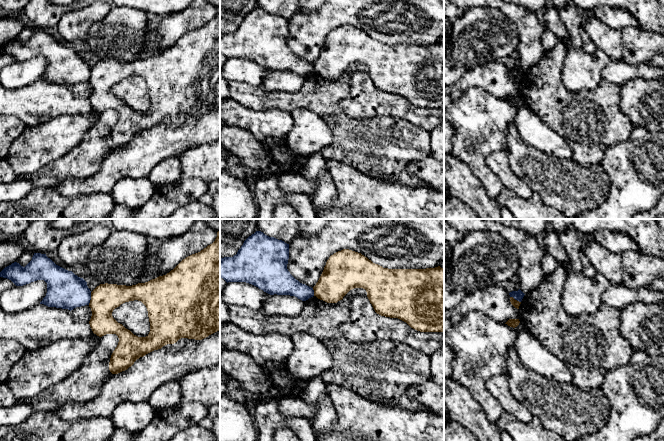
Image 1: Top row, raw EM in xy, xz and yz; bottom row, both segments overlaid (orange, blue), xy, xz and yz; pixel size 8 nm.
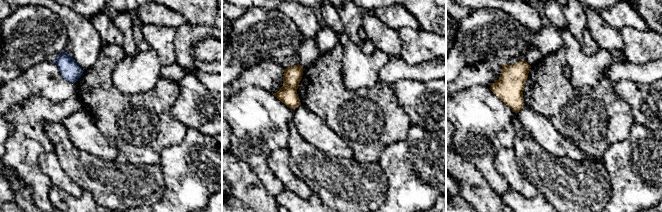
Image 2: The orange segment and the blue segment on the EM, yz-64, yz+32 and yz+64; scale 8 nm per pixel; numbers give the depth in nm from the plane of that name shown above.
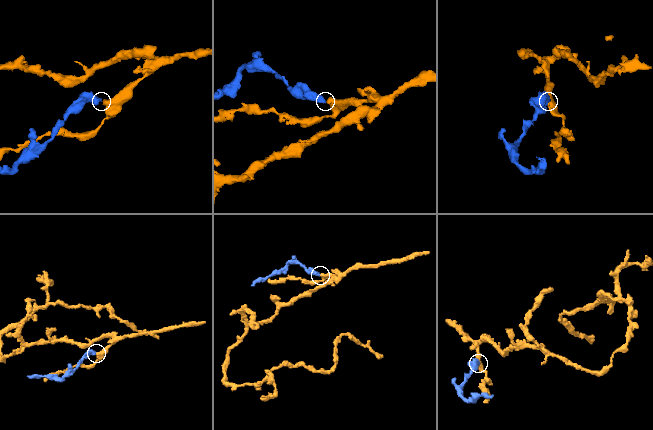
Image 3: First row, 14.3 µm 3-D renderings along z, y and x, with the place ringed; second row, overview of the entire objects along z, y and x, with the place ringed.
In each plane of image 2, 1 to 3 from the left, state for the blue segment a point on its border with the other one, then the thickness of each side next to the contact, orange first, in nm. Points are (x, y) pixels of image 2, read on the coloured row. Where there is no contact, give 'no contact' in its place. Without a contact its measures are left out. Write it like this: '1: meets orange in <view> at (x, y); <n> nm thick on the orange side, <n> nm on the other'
1: no contact
2: no contact
3: no contact

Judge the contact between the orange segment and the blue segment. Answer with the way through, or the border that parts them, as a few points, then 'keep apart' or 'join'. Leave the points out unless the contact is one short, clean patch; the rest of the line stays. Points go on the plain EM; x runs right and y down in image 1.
border xy (91, 68), (88, 80); keep apart

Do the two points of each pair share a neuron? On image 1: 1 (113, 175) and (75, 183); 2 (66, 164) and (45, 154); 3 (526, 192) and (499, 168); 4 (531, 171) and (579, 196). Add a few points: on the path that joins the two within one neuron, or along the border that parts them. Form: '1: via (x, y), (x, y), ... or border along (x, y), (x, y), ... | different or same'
1: via (104, 179), (98, 183), (84, 183) | same
2: border along (75, 146), (35, 172) | different
3: via (519, 187), (506, 175) | same
4: via (543, 174), (551, 177), (567, 193) | same

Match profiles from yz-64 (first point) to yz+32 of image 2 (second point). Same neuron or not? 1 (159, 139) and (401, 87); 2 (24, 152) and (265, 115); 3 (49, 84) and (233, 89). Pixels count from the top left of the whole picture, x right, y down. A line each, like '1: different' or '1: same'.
1: different
2: same
3: same

